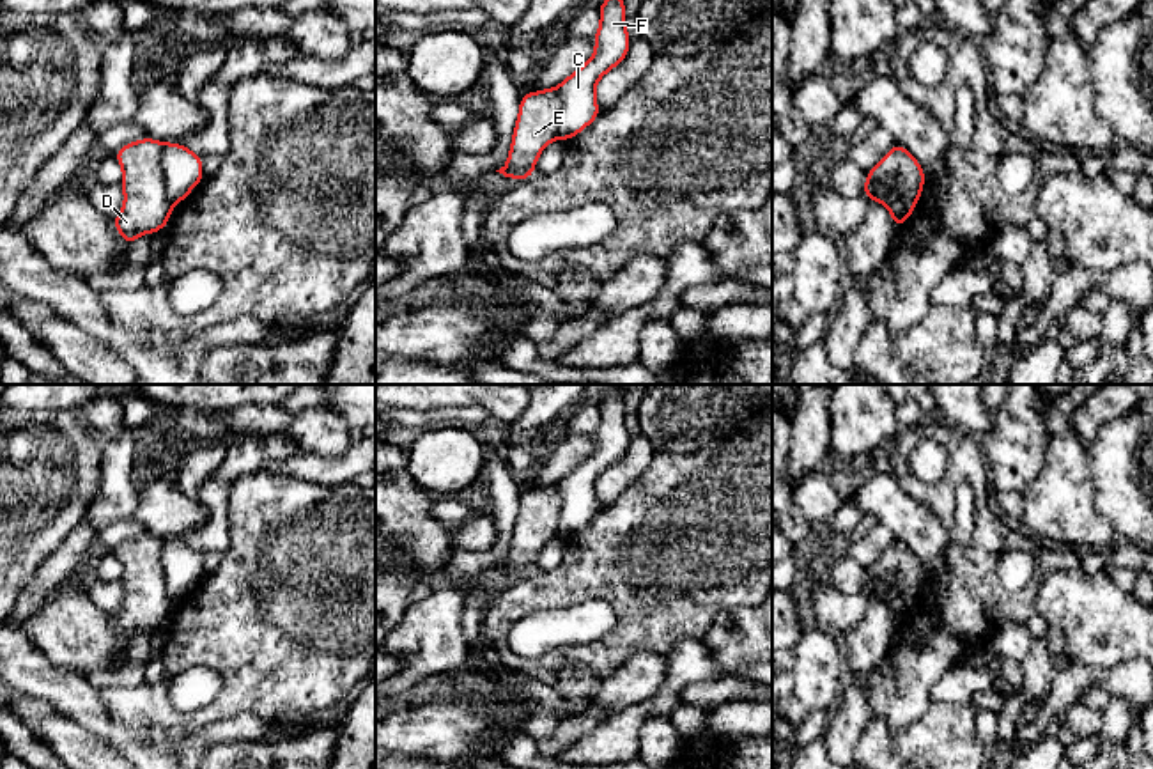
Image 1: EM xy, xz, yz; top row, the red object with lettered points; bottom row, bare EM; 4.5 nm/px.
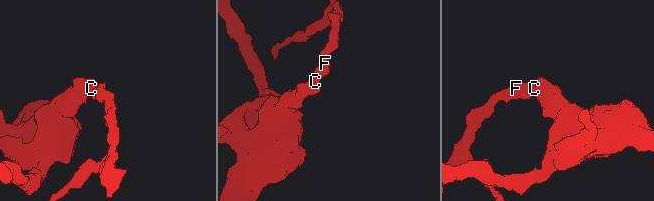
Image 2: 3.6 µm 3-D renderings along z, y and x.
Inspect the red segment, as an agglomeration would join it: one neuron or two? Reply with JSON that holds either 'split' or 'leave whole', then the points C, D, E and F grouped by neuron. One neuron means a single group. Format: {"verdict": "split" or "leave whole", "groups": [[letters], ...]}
{"verdict": "split", "groups": [["C", "F"], ["D", "E"]]}

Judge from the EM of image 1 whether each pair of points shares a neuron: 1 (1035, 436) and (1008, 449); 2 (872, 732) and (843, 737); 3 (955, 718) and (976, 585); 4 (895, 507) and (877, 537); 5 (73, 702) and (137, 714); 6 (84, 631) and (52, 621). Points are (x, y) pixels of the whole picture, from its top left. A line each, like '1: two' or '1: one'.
1: one
2: two
3: two
4: two
5: two
6: one

